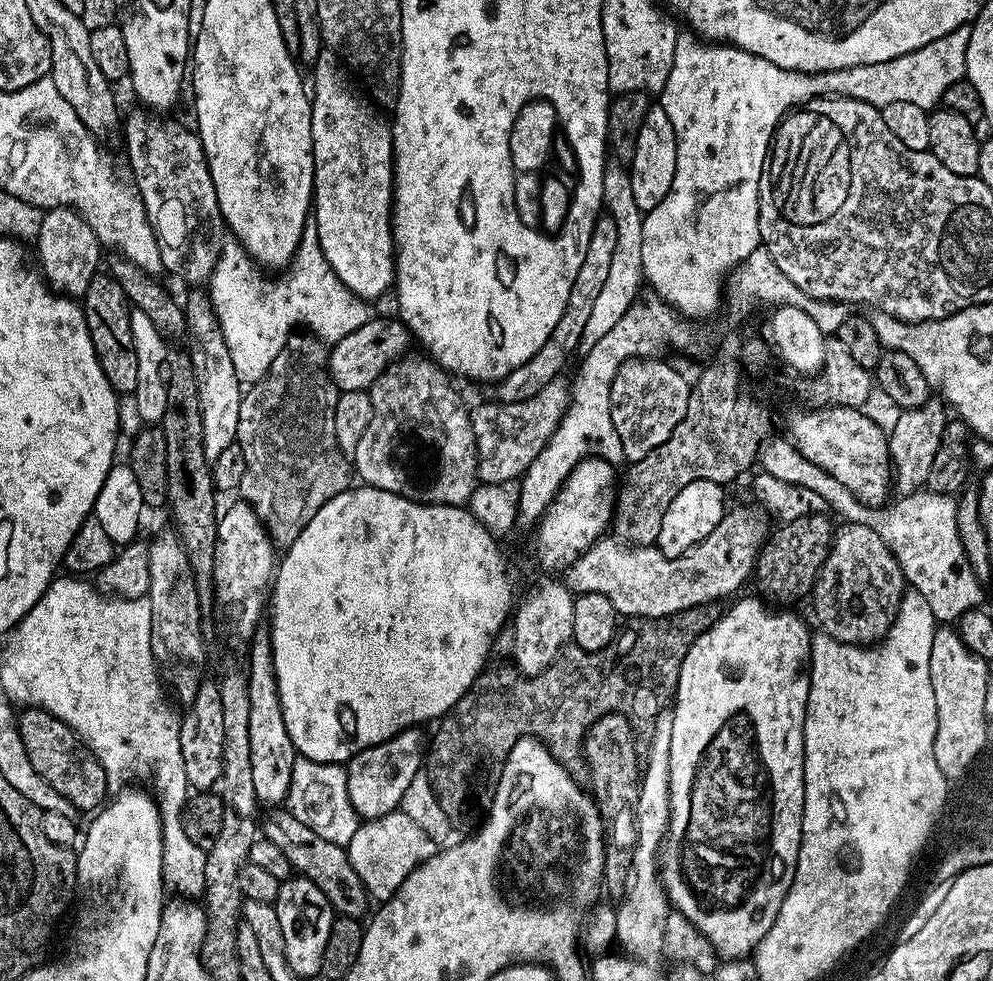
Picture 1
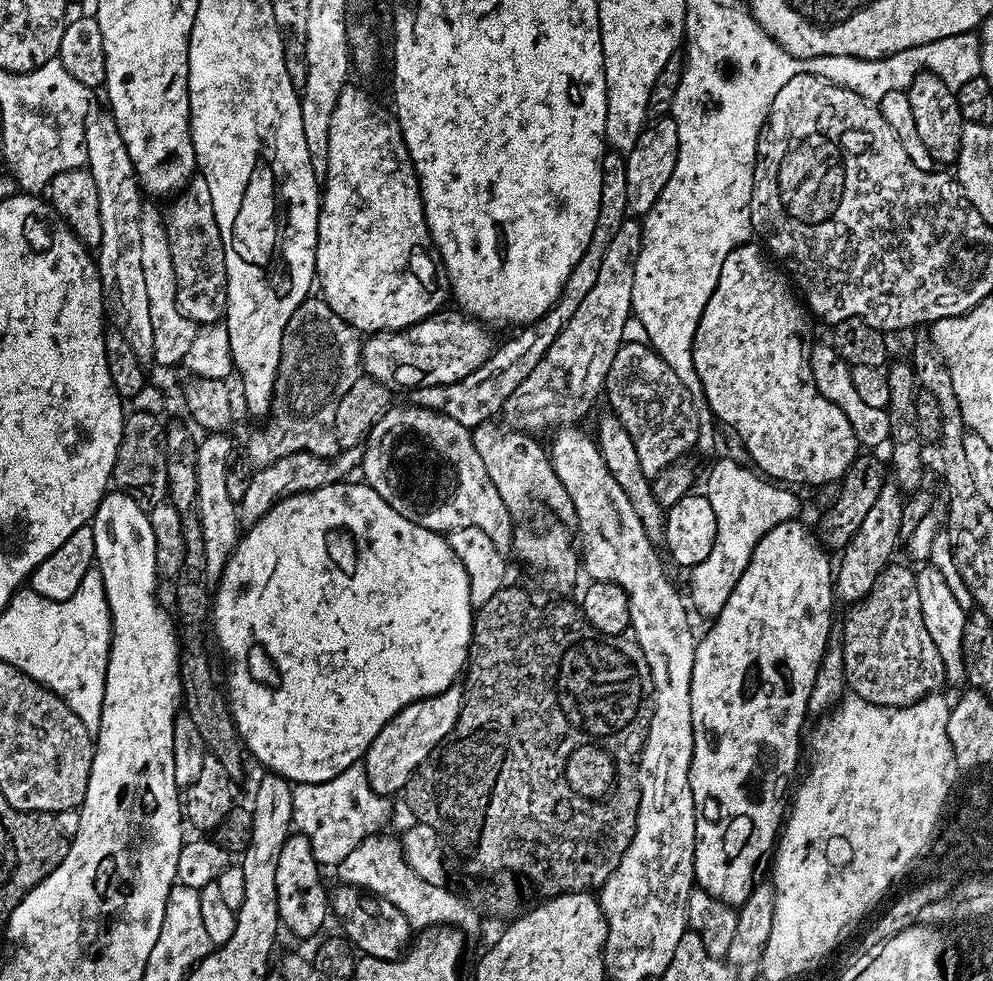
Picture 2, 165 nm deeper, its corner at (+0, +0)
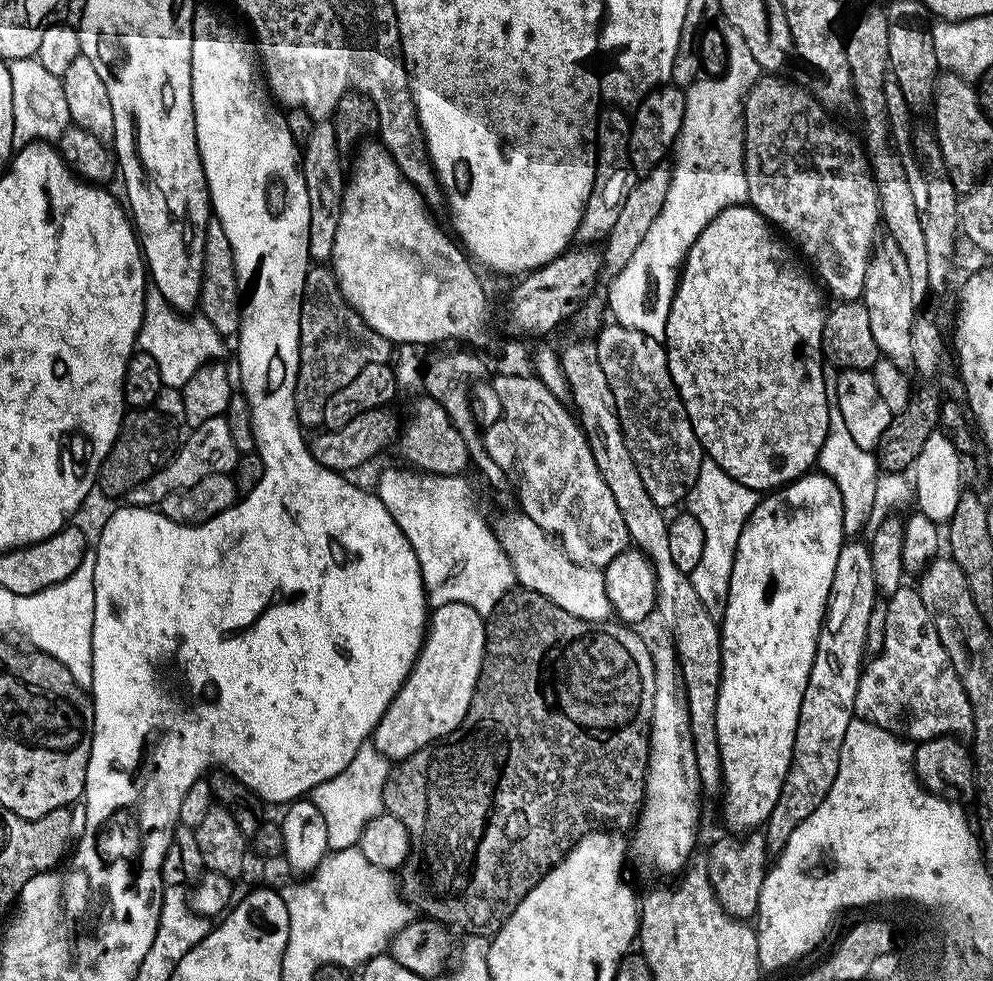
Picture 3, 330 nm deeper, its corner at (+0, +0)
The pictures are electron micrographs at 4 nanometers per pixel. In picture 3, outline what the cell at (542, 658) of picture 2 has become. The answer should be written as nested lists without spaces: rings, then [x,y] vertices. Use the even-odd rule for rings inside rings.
[[[519,586],[511,588],[502,598],[502,602],[498,602],[498,606],[494,606],[494,610],[488,613],[484,625],[484,661],[480,667],[480,677],[476,683],[474,698],[470,702],[470,710],[466,714],[466,718],[462,718],[460,725],[450,734],[446,734],[440,740],[435,740],[433,744],[426,745],[425,748],[418,750],[414,754],[410,754],[405,760],[399,761],[399,763],[389,771],[386,782],[384,783],[384,807],[391,816],[398,818],[398,822],[402,822],[402,826],[406,826],[406,830],[408,831],[408,843],[411,851],[415,853],[409,855],[402,869],[402,875],[404,875],[404,880],[402,876],[402,895],[417,913],[423,914],[429,920],[438,920],[445,926],[453,926],[452,924],[457,924],[460,928],[469,928],[467,931],[472,934],[495,934],[495,932],[507,922],[510,918],[510,914],[514,914],[514,910],[518,910],[522,898],[526,898],[526,894],[530,894],[530,890],[534,890],[534,886],[538,886],[540,879],[545,876],[555,864],[560,863],[560,861],[564,859],[565,854],[567,854],[567,852],[569,852],[569,850],[571,850],[577,842],[587,834],[587,832],[597,831],[601,826],[607,826],[608,823],[610,823],[610,816],[604,816],[604,814],[598,814],[598,812],[588,810],[588,796],[586,796],[586,794],[588,794],[588,780],[592,782],[590,790],[596,790],[596,786],[594,786],[594,784],[596,784],[596,778],[598,778],[598,782],[602,782],[602,776],[596,776],[596,774],[602,774],[602,768],[598,768],[598,762],[604,762],[602,766],[604,766],[604,772],[606,772],[606,768],[610,770],[610,766],[614,766],[616,765],[616,762],[620,762],[618,758],[614,758],[616,752],[618,752],[618,754],[622,752],[622,756],[626,756],[626,754],[628,754],[628,756],[637,756],[641,762],[647,761],[648,759],[648,750],[624,750],[624,748],[614,748],[614,750],[612,750],[612,742],[616,742],[616,746],[622,746],[622,744],[618,744],[618,742],[620,742],[620,736],[622,736],[624,730],[628,730],[628,742],[632,742],[632,744],[634,744],[634,742],[648,744],[648,733],[652,726],[656,674],[650,670],[645,657],[644,660],[640,657],[644,651],[644,655],[649,651],[650,644],[647,644],[647,642],[636,632],[639,631],[637,631],[635,627],[625,626],[619,622],[583,620],[574,614],[570,614],[566,610],[562,610],[562,606],[554,606],[554,602],[550,602],[550,598],[546,598],[542,594],[538,594],[529,588],[522,588]]]

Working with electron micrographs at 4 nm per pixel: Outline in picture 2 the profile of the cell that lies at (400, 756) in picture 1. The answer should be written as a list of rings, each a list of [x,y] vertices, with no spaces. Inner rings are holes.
[[[453,686],[436,696],[406,706],[390,723],[382,726],[374,742],[370,742],[362,761],[366,778],[376,793],[385,798],[403,793],[414,770],[418,770],[418,766],[422,766],[424,759],[443,742],[450,734],[450,730],[454,730],[458,714],[462,710],[462,701],[464,701],[463,691]]]

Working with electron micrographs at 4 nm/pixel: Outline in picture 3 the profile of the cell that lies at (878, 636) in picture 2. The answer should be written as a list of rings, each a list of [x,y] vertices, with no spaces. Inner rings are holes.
[[[901,586],[893,596],[887,597],[886,642],[882,654],[871,657],[863,665],[856,691],[855,715],[909,742],[932,740],[935,736],[967,737],[972,730],[970,698],[938,638],[932,612],[922,606],[919,591],[908,587]]]

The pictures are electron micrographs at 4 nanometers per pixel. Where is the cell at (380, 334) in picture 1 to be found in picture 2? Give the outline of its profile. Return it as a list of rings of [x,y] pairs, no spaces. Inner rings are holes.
[[[441,310],[409,328],[394,332],[374,332],[363,341],[360,362],[363,375],[382,382],[393,390],[415,390],[426,386],[453,384],[466,374],[474,374],[494,351],[492,336],[481,321],[463,311]]]

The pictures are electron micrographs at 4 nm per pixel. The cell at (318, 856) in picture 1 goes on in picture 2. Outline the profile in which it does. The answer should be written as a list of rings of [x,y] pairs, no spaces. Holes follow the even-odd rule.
[[[341,883],[341,888],[330,892],[330,912],[340,919],[343,935],[352,943],[357,953],[373,956],[379,960],[398,960],[410,947],[414,929],[408,924],[407,916],[392,902],[369,891]]]

